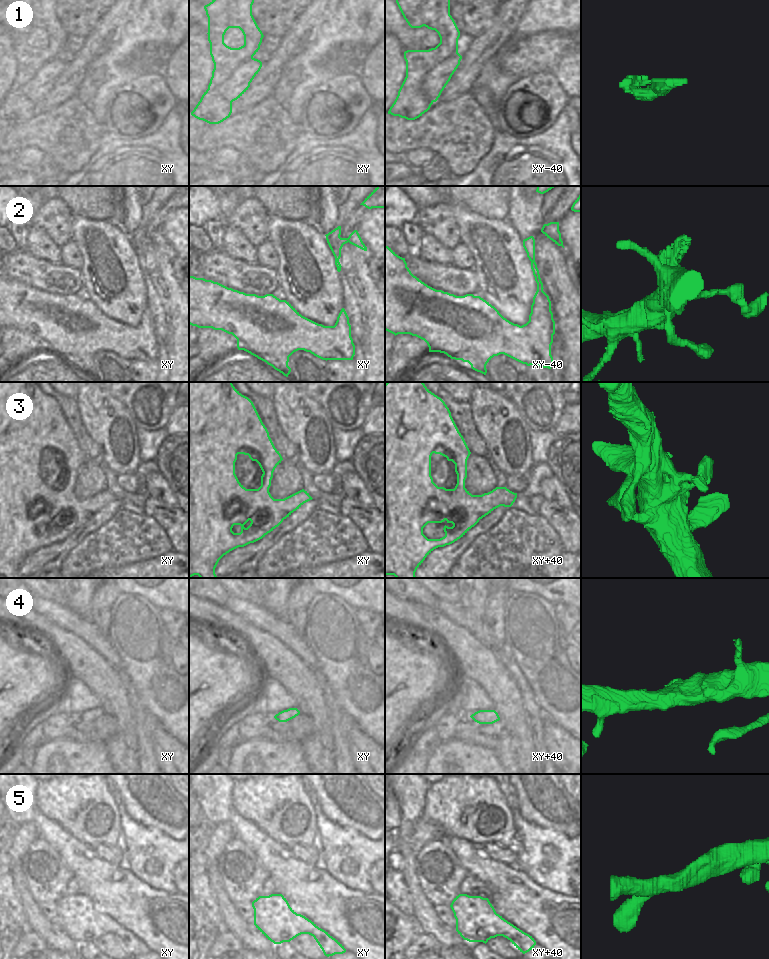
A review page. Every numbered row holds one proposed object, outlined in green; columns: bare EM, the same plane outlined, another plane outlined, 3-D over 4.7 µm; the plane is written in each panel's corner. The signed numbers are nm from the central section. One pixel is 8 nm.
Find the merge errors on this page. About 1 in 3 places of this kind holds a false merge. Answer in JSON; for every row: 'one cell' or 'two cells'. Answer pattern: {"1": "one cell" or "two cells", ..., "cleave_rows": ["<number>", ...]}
{"1": "two cells", "2": "two cells", "3": "one cell", "4": "one cell", "5": "one cell", "cleave_rows": ["1", "2"]}

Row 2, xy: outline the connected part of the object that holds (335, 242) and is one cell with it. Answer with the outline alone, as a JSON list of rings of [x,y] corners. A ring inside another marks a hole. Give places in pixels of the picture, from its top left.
[[[338,226],[337,228],[335,228],[334,230],[325,235],[327,243],[335,257],[335,265],[337,267],[338,272],[341,271],[342,267],[339,262],[339,259],[341,257],[341,249],[344,244],[348,243],[348,239],[341,238],[340,235],[341,235],[341,226]]]

